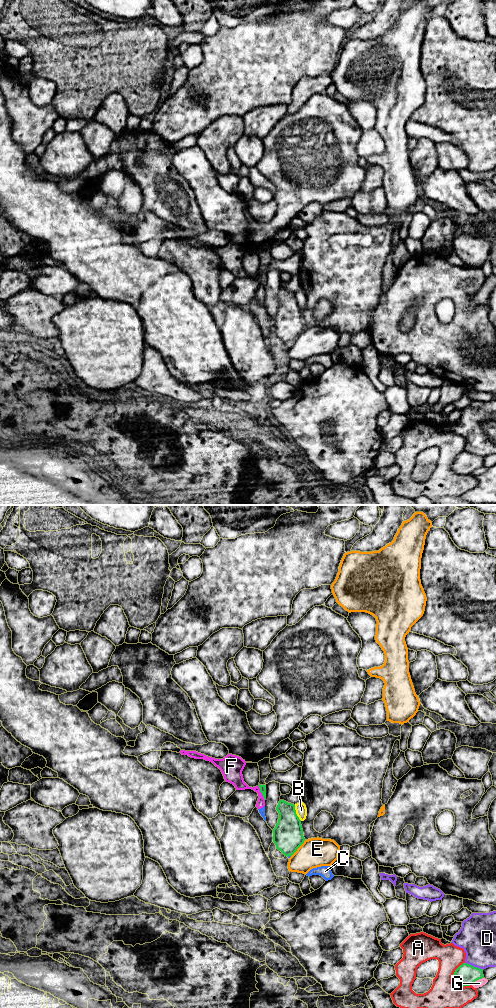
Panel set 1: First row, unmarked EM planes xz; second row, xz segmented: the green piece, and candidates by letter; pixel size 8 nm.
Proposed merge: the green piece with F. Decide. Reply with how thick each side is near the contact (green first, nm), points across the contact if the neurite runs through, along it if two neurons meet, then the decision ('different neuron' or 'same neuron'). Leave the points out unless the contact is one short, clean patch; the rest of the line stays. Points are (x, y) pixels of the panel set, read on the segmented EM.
calibres 50 and 130 nm; border xz (258, 785), (259, 791), (265, 799); different neuron

